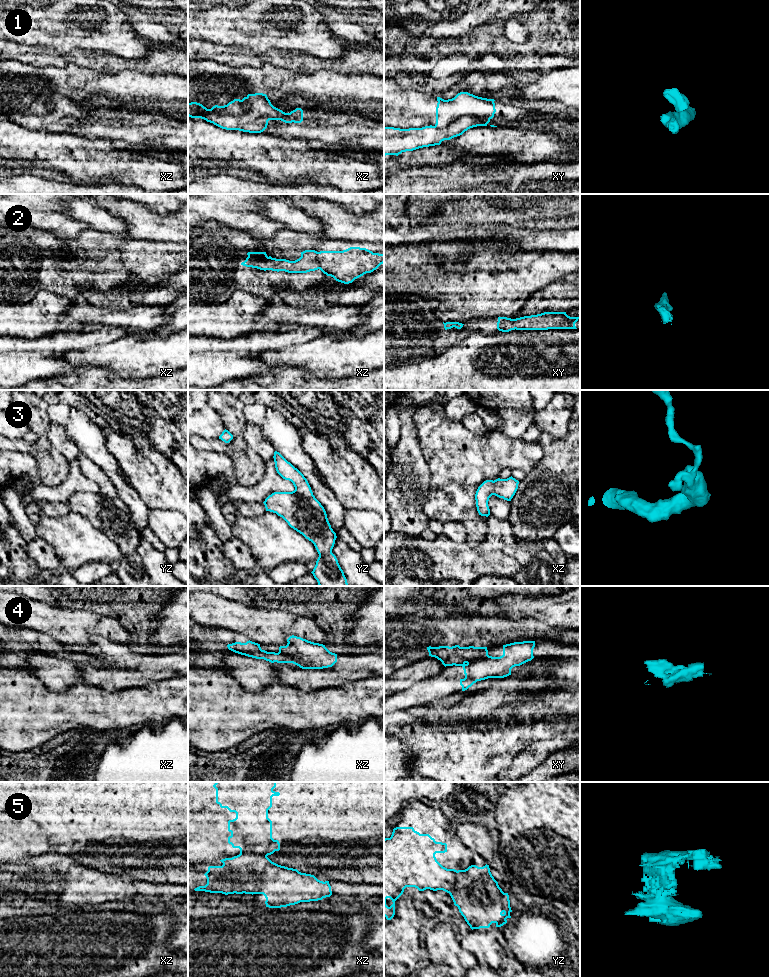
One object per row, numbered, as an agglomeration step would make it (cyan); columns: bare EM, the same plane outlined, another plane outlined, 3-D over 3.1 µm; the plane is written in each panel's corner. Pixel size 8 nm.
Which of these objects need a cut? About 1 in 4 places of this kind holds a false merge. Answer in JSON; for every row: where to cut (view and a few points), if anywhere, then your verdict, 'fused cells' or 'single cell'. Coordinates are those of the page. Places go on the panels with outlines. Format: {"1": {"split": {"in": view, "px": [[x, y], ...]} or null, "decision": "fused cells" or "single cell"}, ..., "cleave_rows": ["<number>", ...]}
{"1": {"split": {"in": "xy", "px": [[489, 118], [463, 115], [445, 127], [437, 128], [434, 126]]}, "decision": "fused cells"}, "2": {"split": null, "decision": "single cell"}, "3": {"split": null, "decision": "single cell"}, "4": {"split": {"in": "xy", "px": [[488, 655], [467, 663]]}, "decision": "fused cells"}, "5": {"split": {"in": "xz", "px": [[240, 853], [260, 853], [266, 856]]}, "decision": "fused cells"}, "cleave_rows": ["1", "4", "5"]}

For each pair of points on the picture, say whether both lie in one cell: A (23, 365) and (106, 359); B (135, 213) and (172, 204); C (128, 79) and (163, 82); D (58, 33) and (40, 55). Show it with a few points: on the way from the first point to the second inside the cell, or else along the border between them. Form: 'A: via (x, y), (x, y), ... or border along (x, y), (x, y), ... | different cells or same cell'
A: border along (62, 353), (62, 356), (68, 362), (88, 368) | different cells
B: border along (144, 204), (170, 211), (177, 210) | different cells
C: via (137, 82), (154, 82) | same cell
D: border along (24, 43), (52, 47), (59, 51) | different cells

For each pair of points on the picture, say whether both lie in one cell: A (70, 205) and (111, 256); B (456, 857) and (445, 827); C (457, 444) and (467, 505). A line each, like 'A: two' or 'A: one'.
A: two
B: one
C: one

